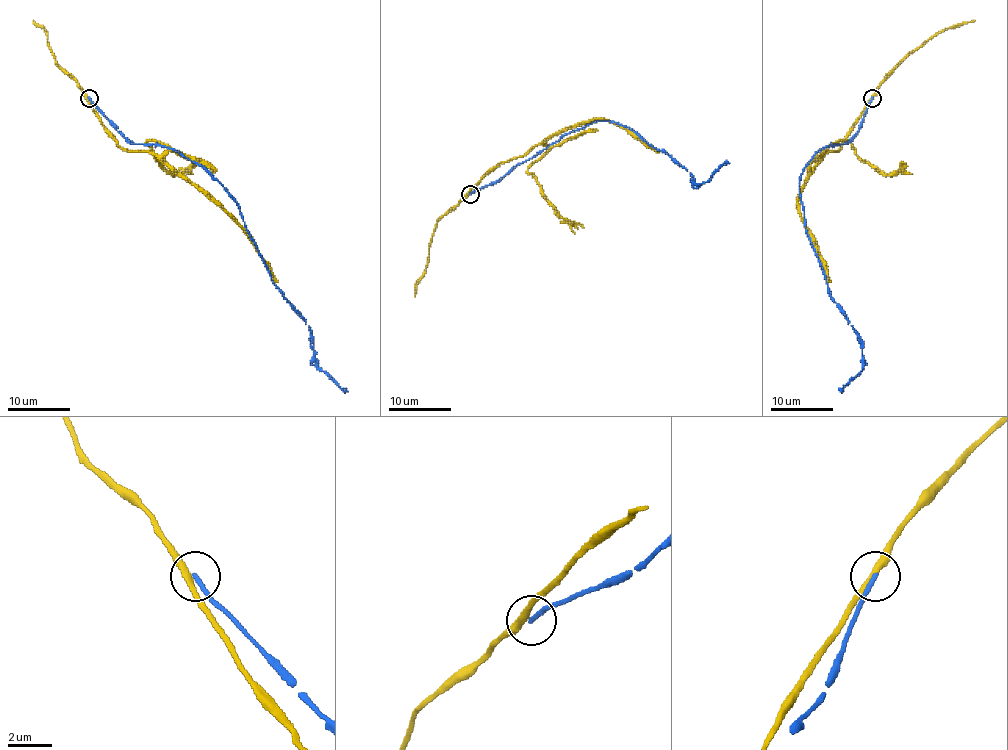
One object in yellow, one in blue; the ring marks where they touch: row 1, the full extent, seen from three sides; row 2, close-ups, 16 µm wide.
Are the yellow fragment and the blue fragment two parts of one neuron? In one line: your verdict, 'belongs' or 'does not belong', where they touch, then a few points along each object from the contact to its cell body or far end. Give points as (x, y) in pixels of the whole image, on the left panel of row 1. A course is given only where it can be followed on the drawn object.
does not belong | (89, 98) | yellow via (88, 98), (108, 134), (121, 147), (147, 150), (161, 156), (215, 202), (248, 236), (277, 282) | blue via (89, 98), (135, 144), (174, 149), (216, 180), (237, 203), (282, 296), (309, 326), (313, 362), (348, 391)

